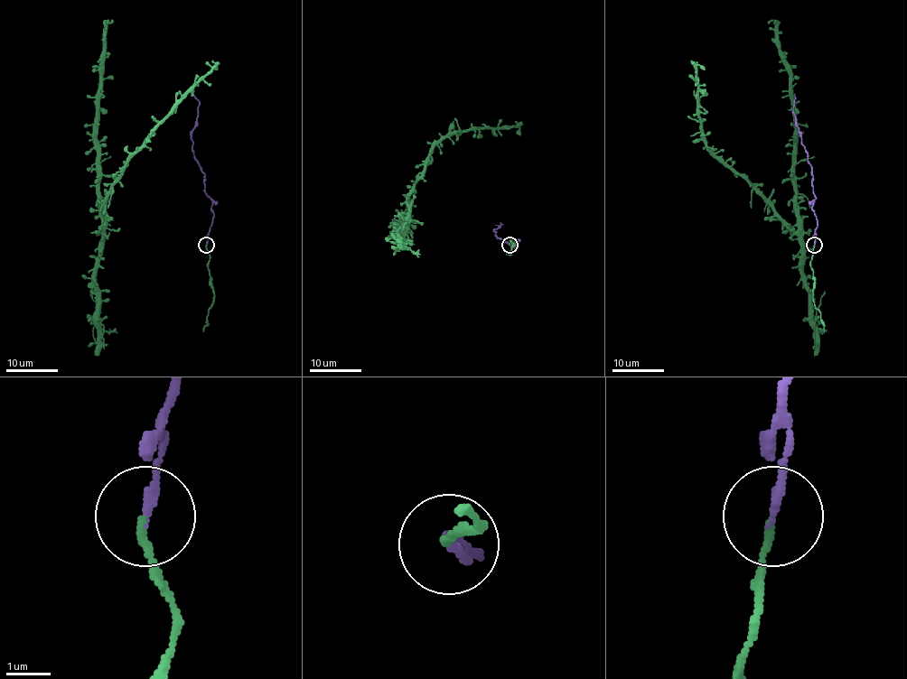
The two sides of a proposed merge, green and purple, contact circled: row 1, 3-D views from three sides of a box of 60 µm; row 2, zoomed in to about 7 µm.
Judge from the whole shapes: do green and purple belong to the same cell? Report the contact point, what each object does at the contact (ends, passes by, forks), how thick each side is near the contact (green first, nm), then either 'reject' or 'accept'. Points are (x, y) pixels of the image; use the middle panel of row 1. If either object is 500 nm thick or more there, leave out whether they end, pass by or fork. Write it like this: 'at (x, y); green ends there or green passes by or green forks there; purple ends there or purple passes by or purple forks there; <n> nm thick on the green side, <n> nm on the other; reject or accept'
at (509, 245); green ends there; purple ends there; 170 nm thick on the green side, 190 nm on the other; accept

